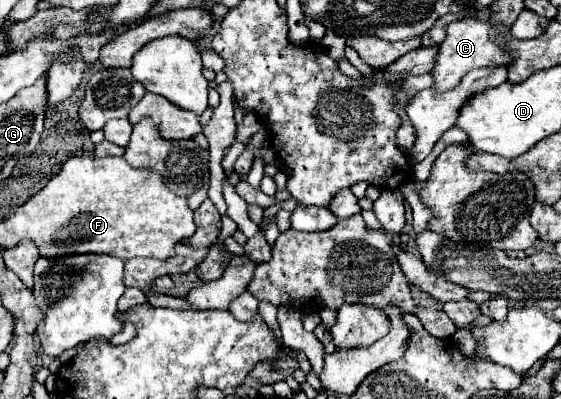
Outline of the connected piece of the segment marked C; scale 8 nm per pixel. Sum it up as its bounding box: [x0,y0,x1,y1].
[433,19,513,91]

